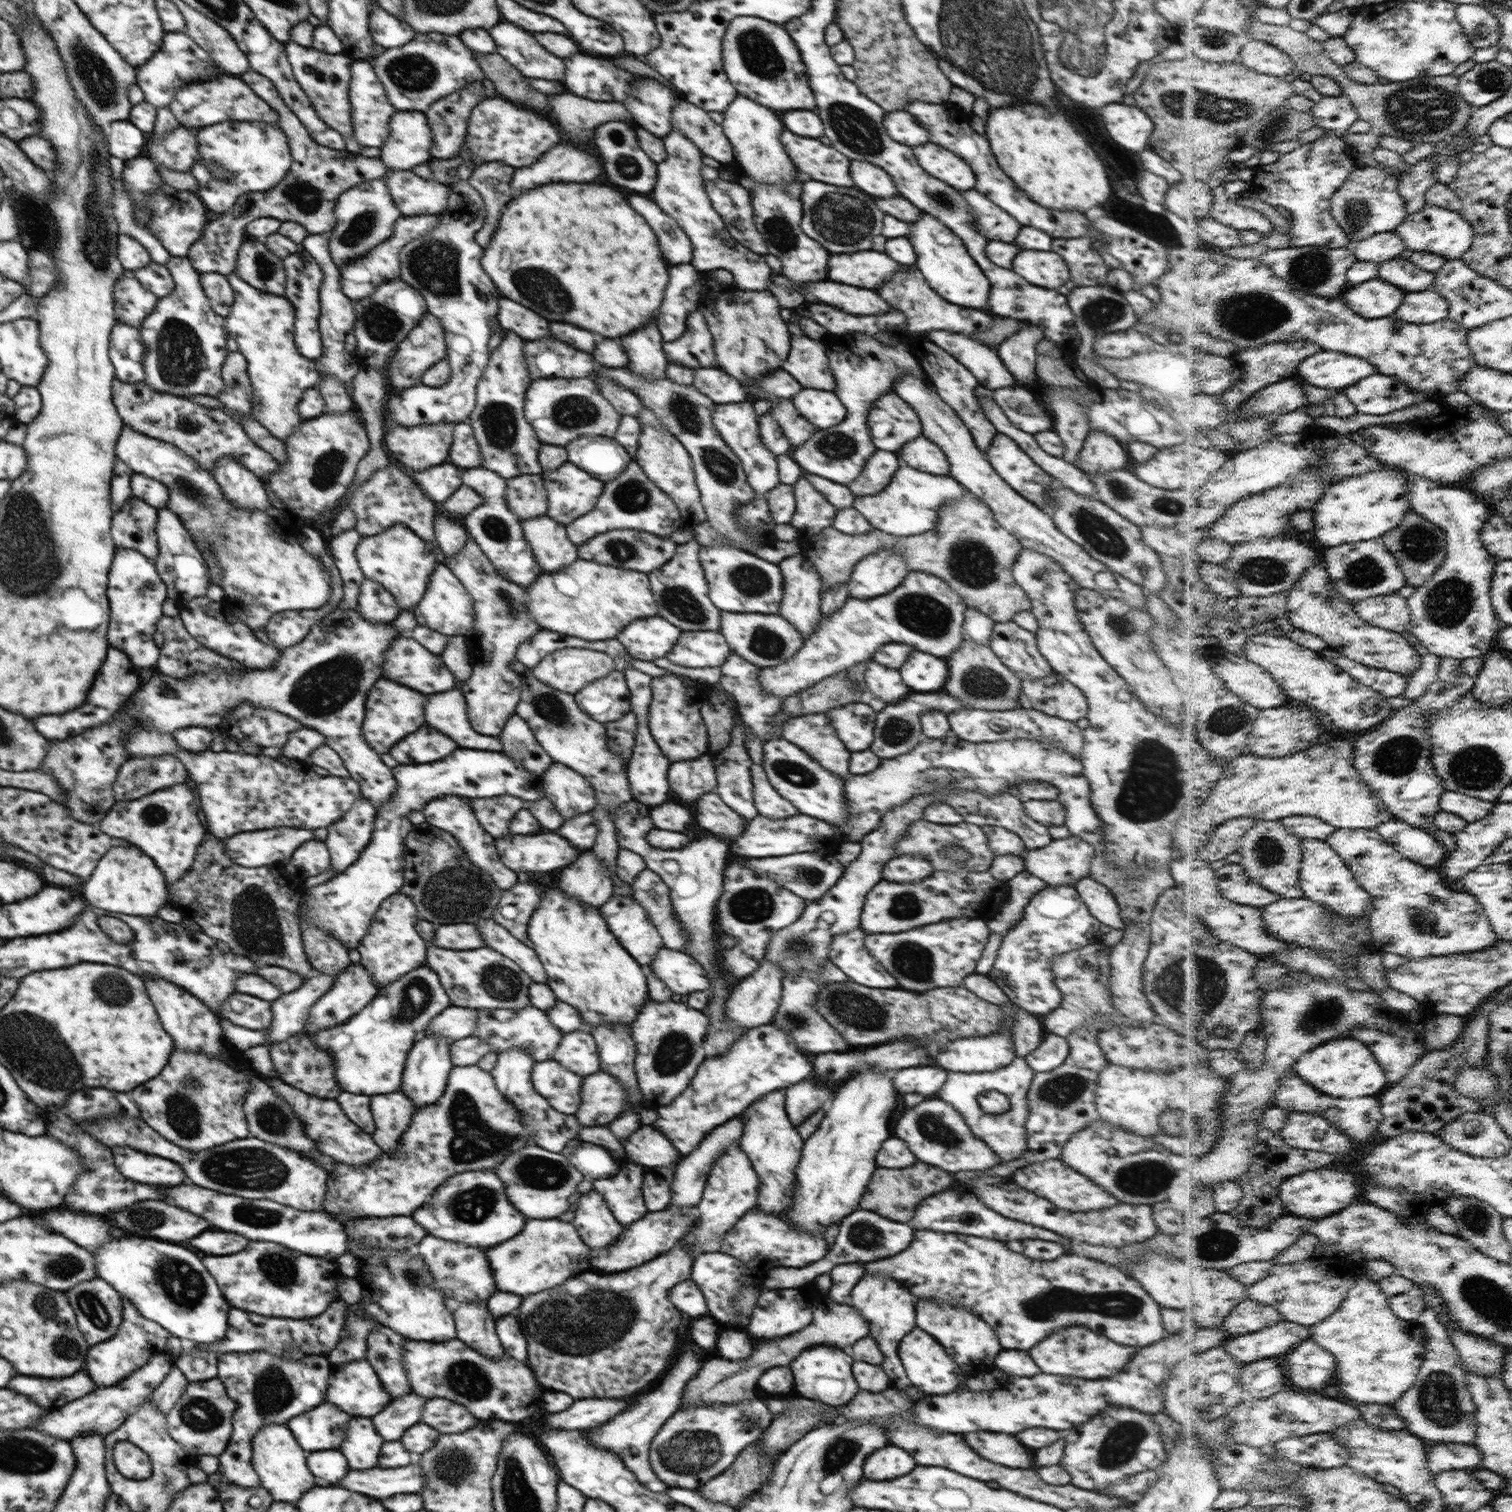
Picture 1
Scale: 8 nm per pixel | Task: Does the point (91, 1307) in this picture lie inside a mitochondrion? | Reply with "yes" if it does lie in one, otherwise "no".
yes

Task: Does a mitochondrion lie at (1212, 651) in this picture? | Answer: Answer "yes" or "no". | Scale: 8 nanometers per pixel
no

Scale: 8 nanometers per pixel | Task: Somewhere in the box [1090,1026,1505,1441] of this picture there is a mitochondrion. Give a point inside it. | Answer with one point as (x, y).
(1437, 1396)

